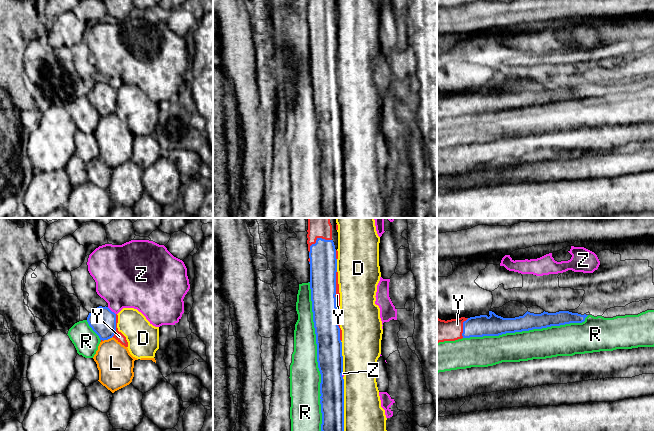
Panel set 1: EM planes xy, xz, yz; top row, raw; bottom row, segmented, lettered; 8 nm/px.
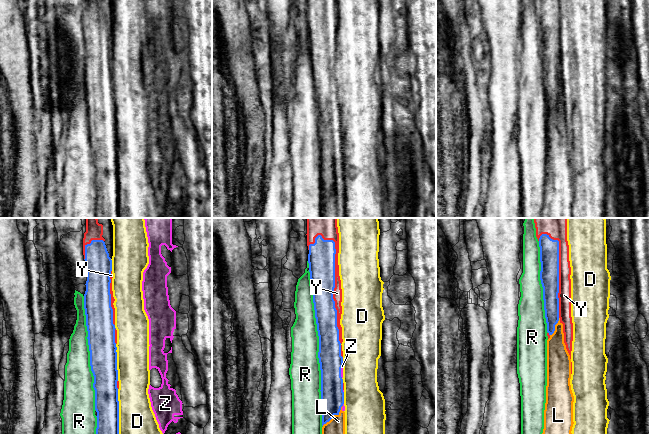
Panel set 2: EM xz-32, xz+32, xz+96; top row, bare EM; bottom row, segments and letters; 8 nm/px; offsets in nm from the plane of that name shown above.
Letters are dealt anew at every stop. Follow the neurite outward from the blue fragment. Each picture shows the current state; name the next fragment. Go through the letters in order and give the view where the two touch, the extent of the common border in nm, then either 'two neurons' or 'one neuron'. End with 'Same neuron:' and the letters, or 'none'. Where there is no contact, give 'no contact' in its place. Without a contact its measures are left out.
D: meets blue in xz; contact 500 nm long; two neurons
L: meets blue in xy; contact 90 nm long; two neurons
R: meets blue in xz; contact 1300 nm long; two neurons
Y: meets blue in xz; contact 550 nm long; one neuron
Z: meets blue in xy; contact 90 nm long; two neurons
Same neuron: Y

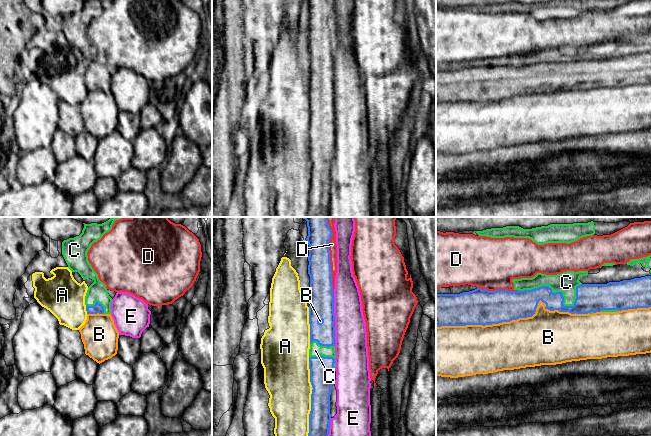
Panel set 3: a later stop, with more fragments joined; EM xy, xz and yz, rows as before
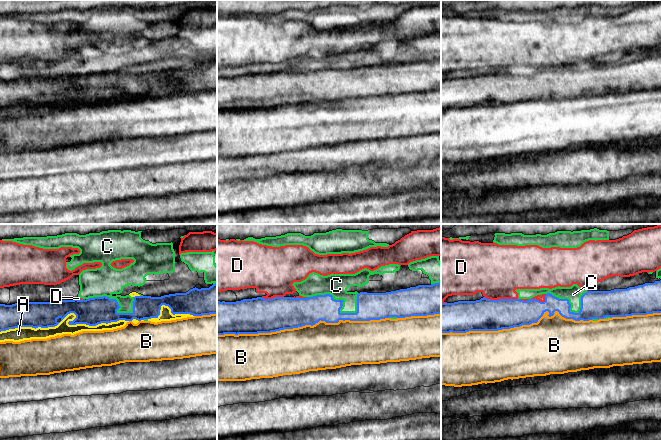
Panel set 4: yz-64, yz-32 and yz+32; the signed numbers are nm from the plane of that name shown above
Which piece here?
A: meets blue in xz; contact 420 nm long; two neurons
B: meets blue in yz; contact 1250 nm long; two neurons
C: meets blue in yz; contact 500 nm long; two neurons
D: meets blue in xz; contact 550 nm long; two neurons
E: meets blue in xz; contact 240 nm long; two neurons
Same neuron: none

